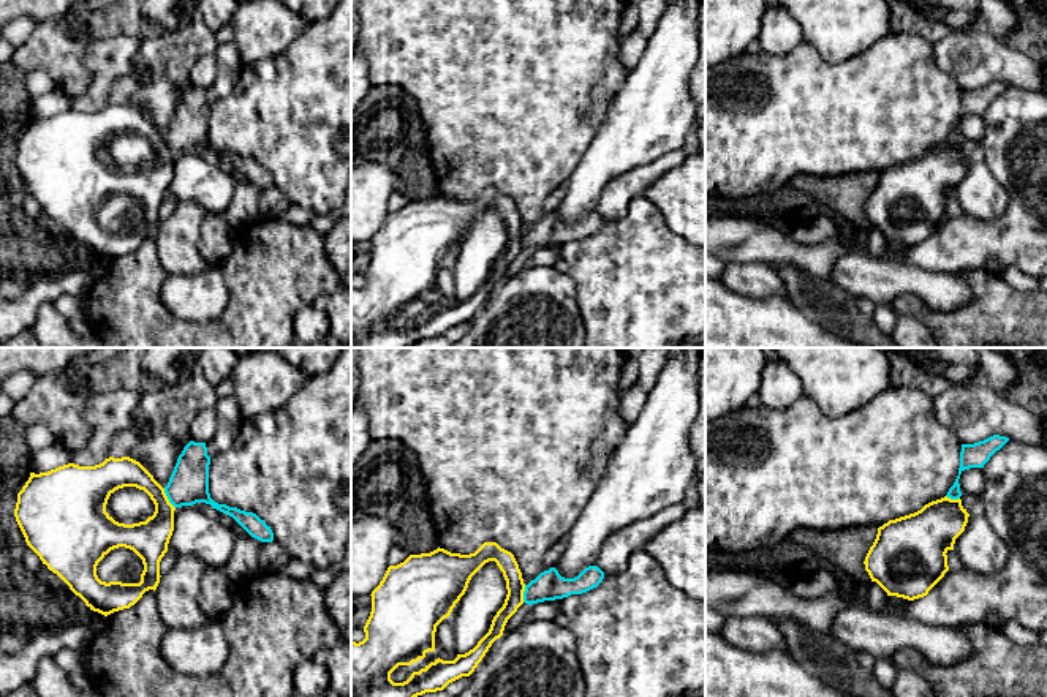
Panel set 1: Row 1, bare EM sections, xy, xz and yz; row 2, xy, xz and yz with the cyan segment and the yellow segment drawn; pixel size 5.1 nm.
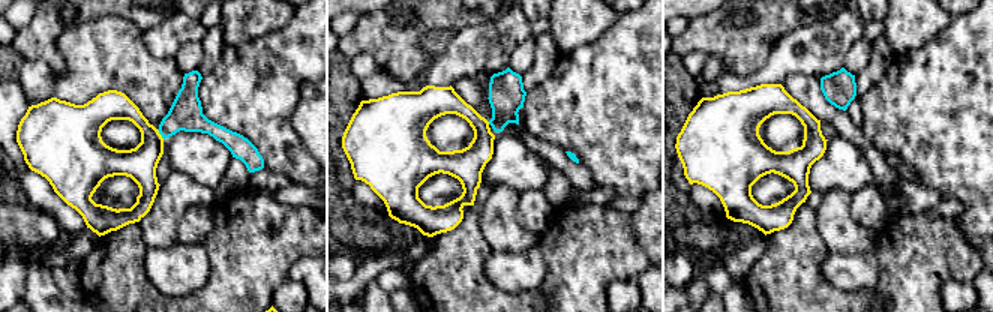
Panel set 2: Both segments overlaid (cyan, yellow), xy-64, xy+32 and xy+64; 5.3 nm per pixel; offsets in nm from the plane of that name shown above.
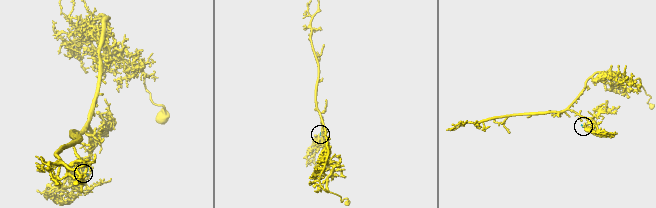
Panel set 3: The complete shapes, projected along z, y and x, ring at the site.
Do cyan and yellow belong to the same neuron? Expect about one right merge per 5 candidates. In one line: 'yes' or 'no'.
no

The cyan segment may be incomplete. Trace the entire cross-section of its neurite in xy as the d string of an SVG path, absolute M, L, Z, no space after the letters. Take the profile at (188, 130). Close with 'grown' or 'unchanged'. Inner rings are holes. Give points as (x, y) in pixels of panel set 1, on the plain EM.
M190 87L177 104L164 139L174 153L193 152L196 149L210 150L214 155L232 163L251 183L261 188L272 188L274 179L253 158L218 150L209 139L209 111L206 89Z | unchanged

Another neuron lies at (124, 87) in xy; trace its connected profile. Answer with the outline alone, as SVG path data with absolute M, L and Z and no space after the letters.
M131 74L119 77L109 92L109 101L114 104L128 103L130 96L141 87L141 84L141 79Z

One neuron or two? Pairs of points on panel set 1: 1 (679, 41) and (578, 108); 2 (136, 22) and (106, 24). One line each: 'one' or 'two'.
1: two
2: one

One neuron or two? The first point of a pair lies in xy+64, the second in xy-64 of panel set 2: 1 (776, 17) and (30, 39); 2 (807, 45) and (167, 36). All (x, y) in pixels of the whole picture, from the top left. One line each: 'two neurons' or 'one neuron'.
1: one neuron
2: one neuron

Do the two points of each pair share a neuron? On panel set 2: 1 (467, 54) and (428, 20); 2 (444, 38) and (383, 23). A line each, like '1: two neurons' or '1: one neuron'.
1: two neurons
2: two neurons

